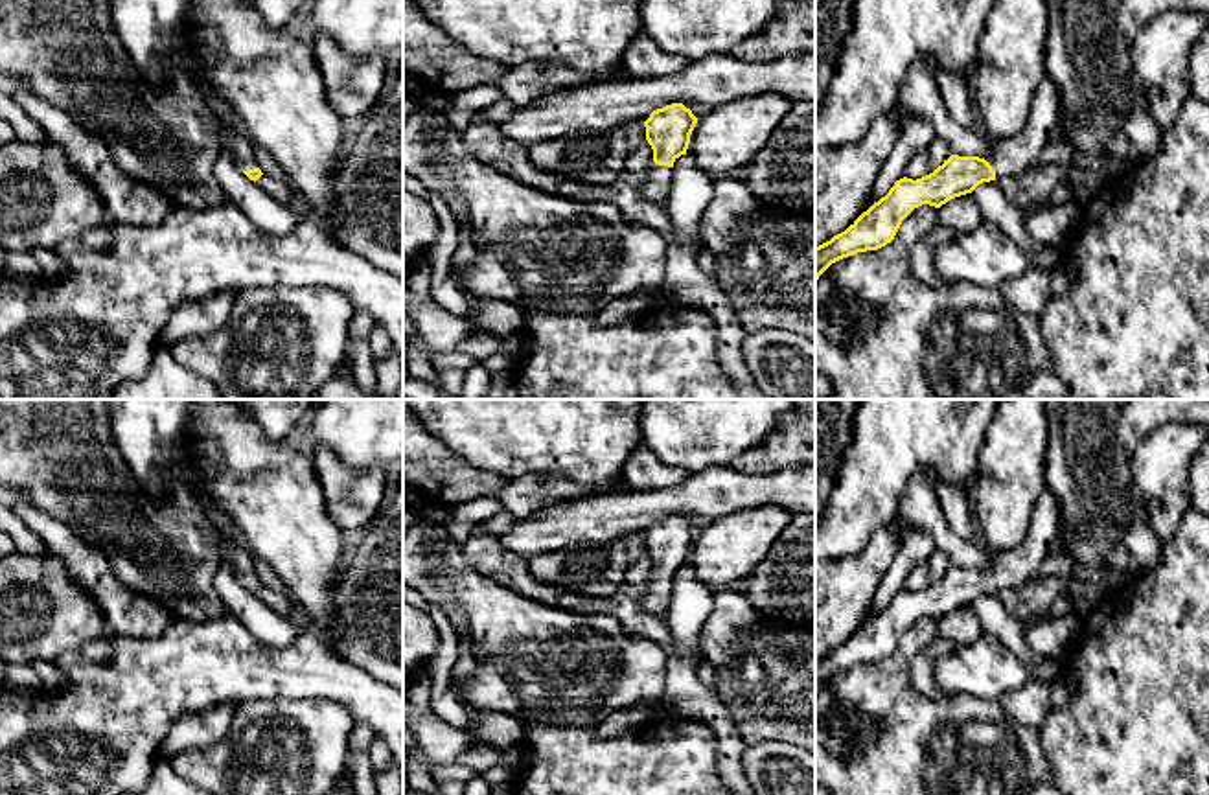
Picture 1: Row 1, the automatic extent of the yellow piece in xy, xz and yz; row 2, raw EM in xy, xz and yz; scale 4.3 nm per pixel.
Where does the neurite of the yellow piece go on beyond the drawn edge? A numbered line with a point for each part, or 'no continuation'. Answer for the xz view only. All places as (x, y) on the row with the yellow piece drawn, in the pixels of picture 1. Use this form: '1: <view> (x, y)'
1: xz (656, 181)

